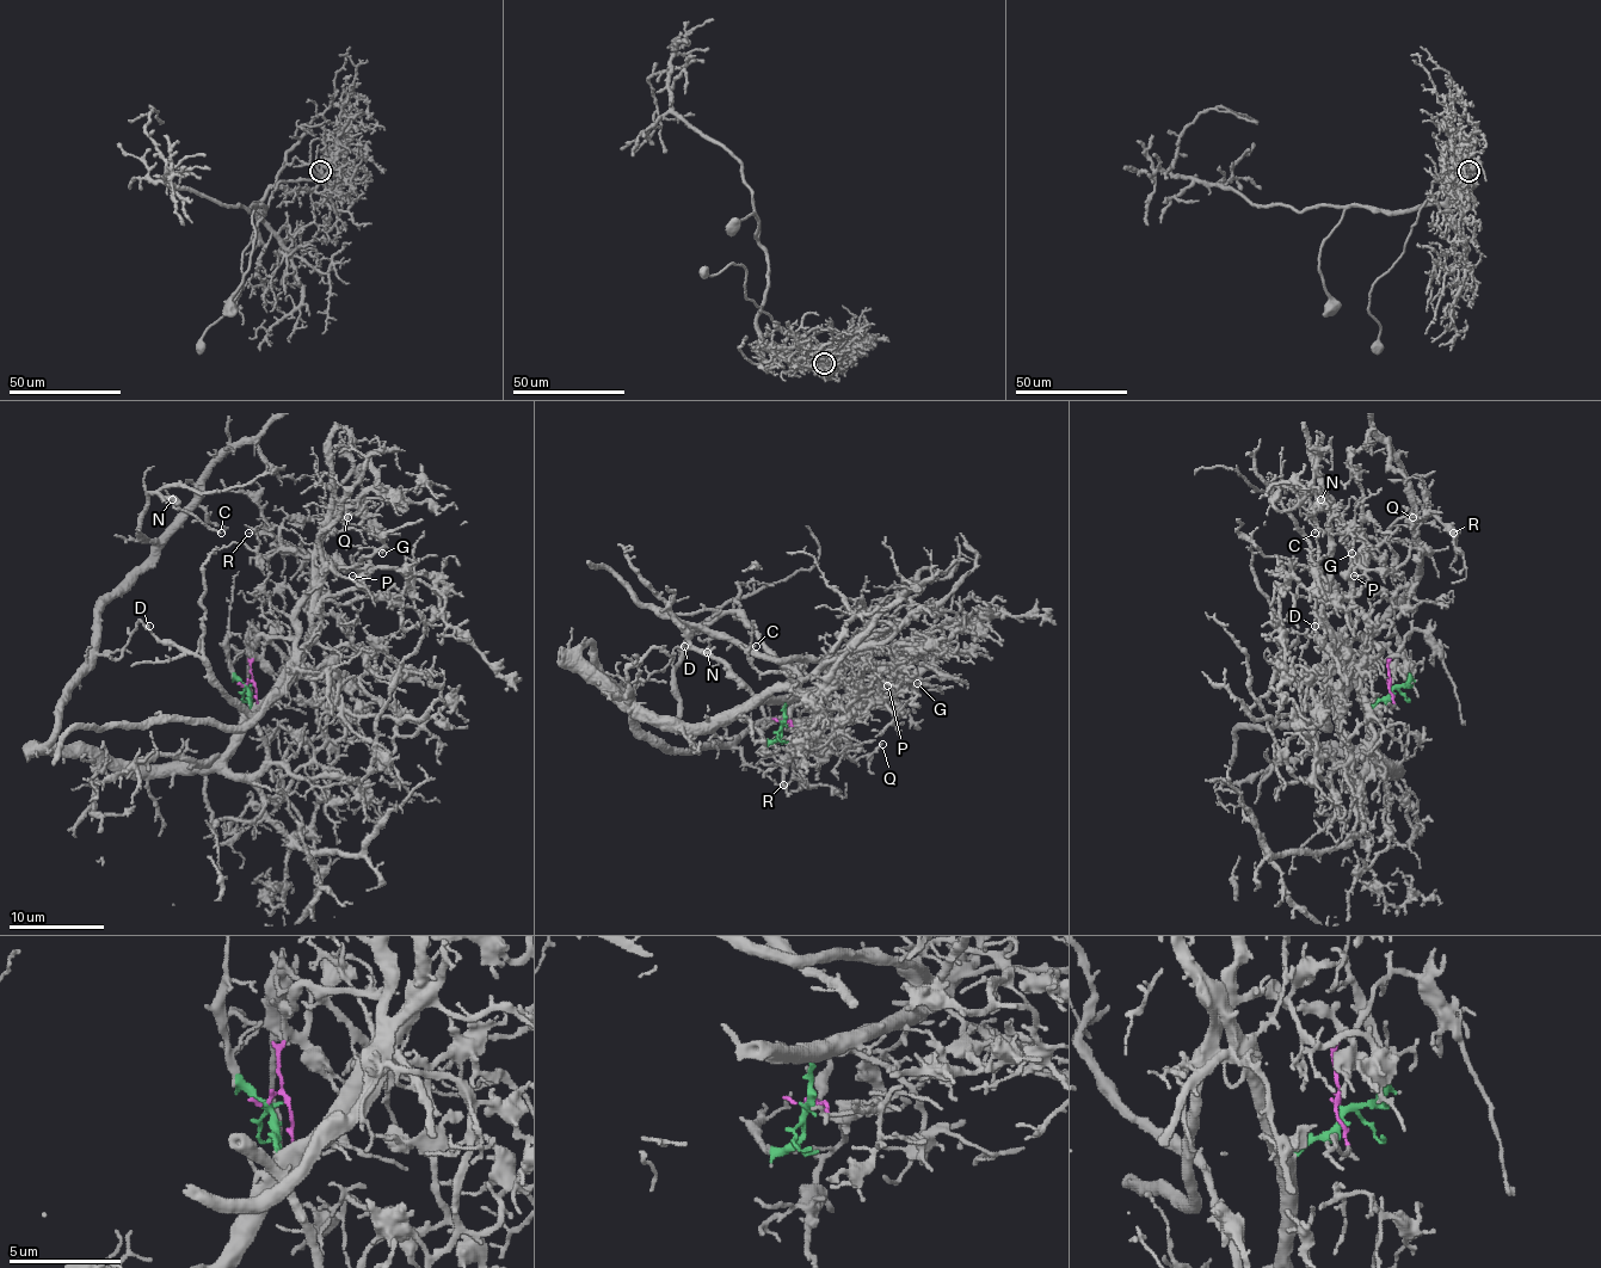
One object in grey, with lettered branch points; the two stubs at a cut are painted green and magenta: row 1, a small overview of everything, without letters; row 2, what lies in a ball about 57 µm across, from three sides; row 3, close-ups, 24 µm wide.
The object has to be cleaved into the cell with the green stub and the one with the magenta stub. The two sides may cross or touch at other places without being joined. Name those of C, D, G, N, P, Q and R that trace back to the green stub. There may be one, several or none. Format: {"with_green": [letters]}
{"with_green": ["C", "D", "N"]}

